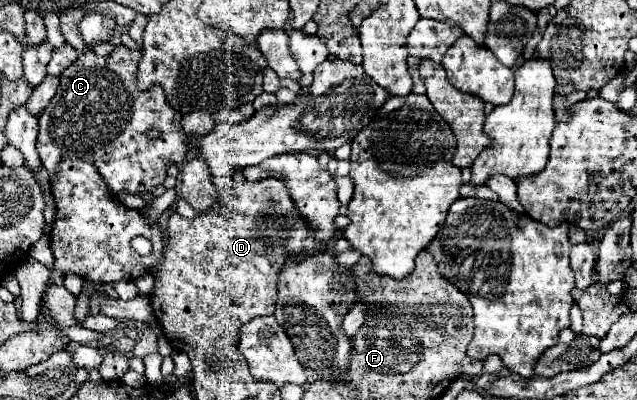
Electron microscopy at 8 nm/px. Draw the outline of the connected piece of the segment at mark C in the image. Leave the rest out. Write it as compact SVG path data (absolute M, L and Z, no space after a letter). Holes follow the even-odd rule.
M118 45L116 51L110 57L98 57L94 51L86 51L78 55L78 59L66 67L60 75L60 87L48 107L40 115L40 131L38 131L38 143L36 149L40 153L42 165L48 169L48 173L56 175L56 165L62 159L84 159L92 161L98 169L104 181L108 183L108 189L112 195L120 195L122 191L128 191L132 195L150 193L154 187L162 185L166 179L164 163L180 163L188 151L188 135L180 129L180 113L172 111L168 103L164 101L164 91L156 85L150 91L142 91L136 85L136 69L140 63L140 49L130 51L124 45ZM148 127L158 127L162 131L160 139L150 139L146 135Z

